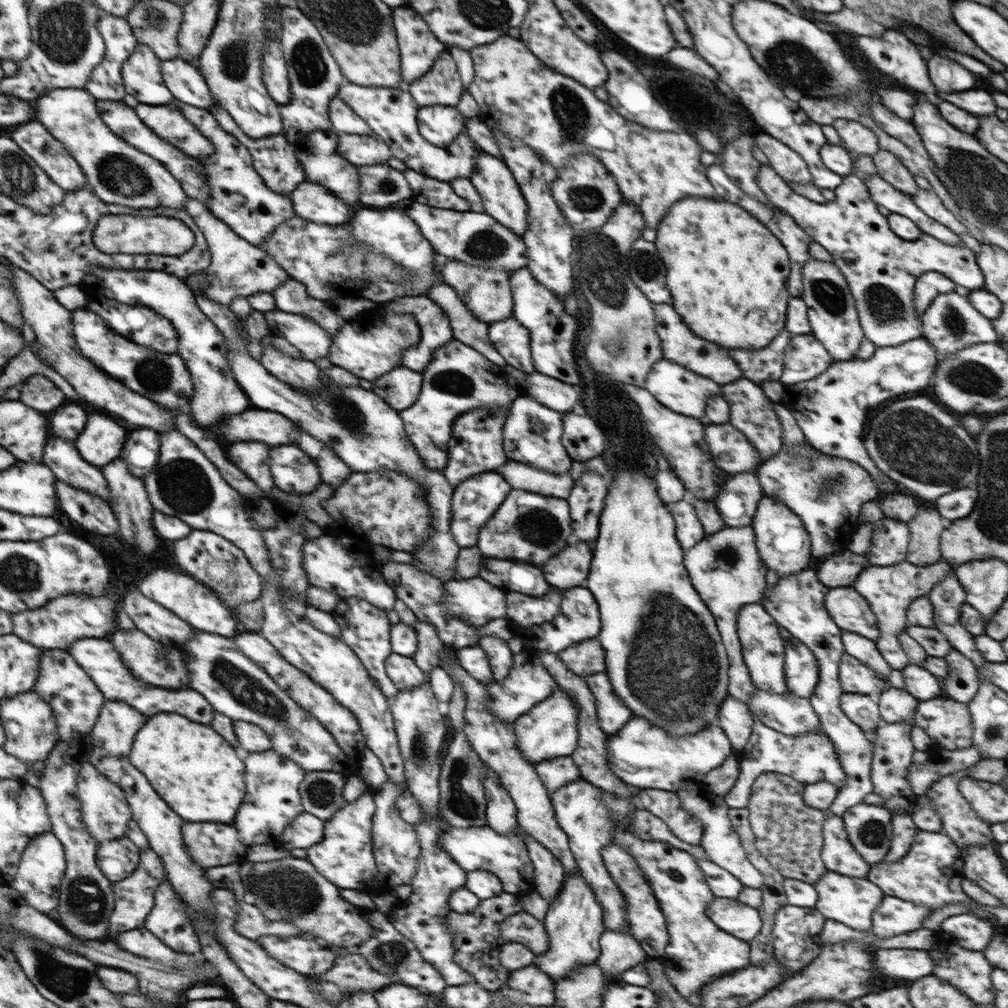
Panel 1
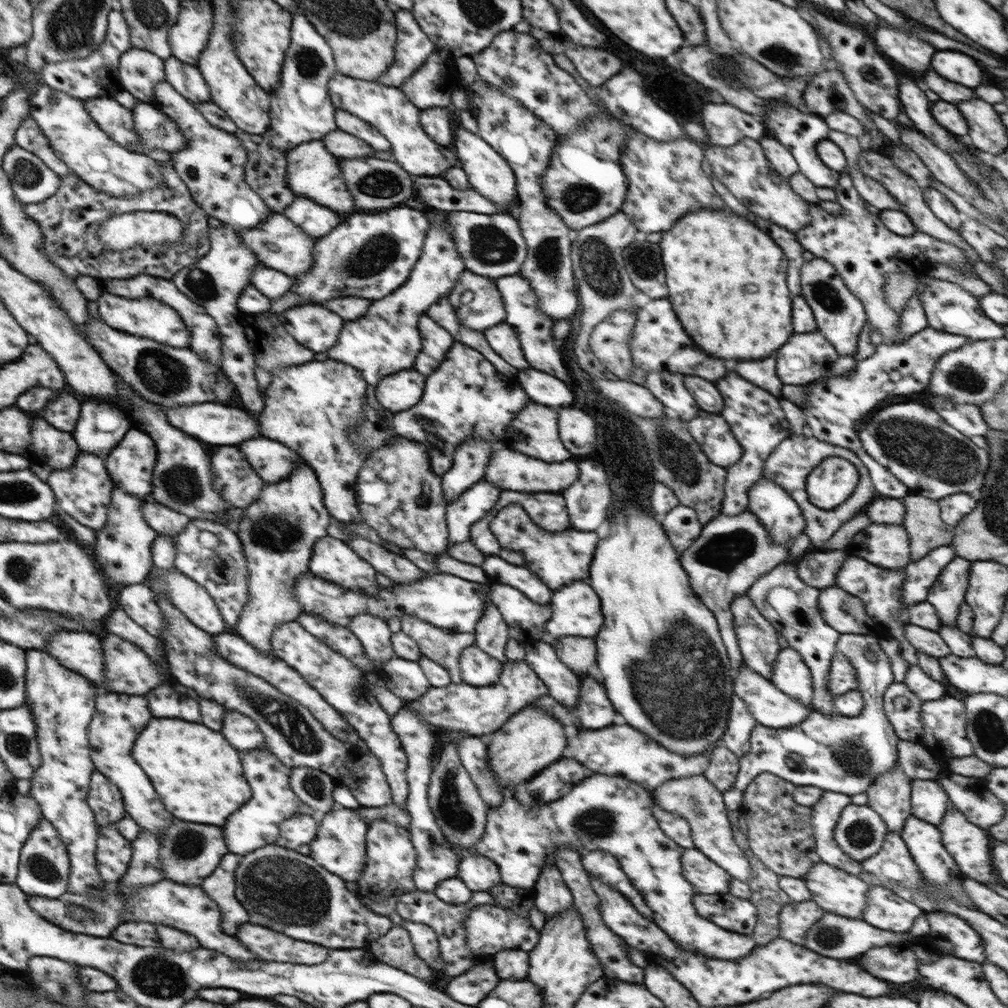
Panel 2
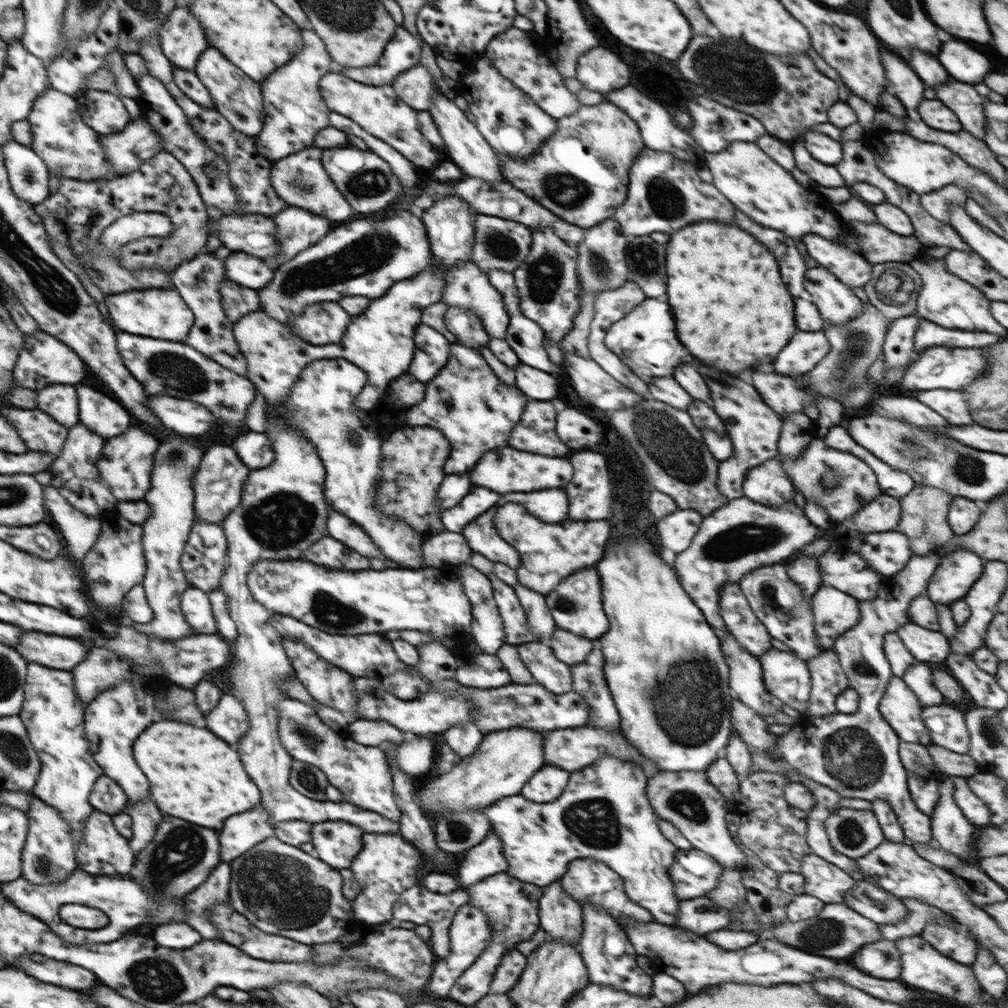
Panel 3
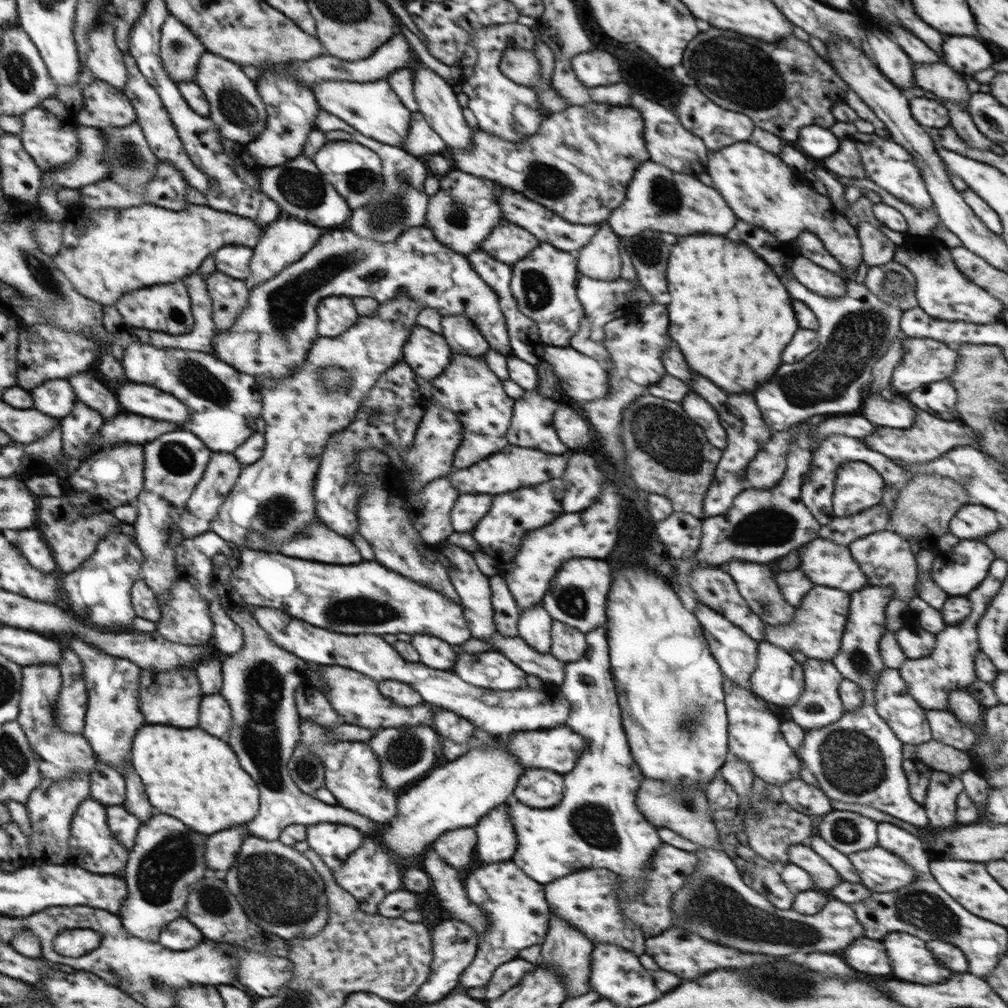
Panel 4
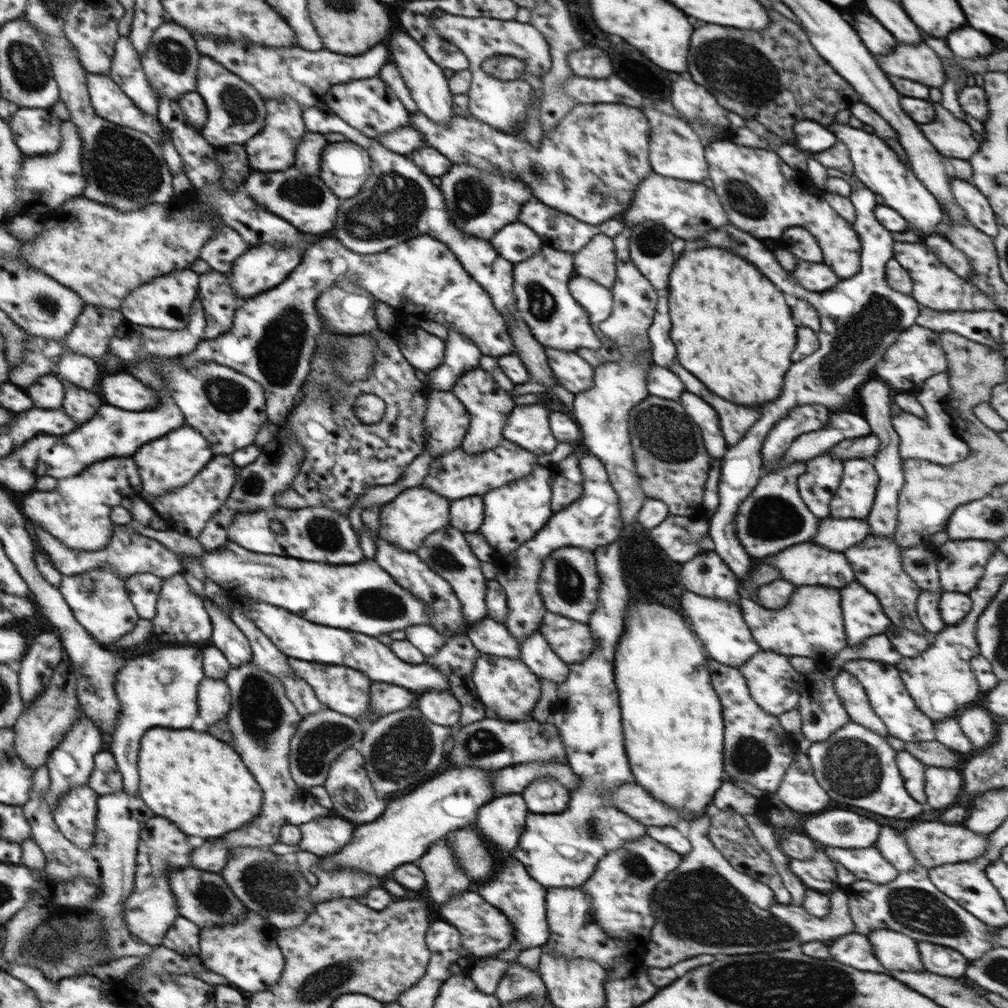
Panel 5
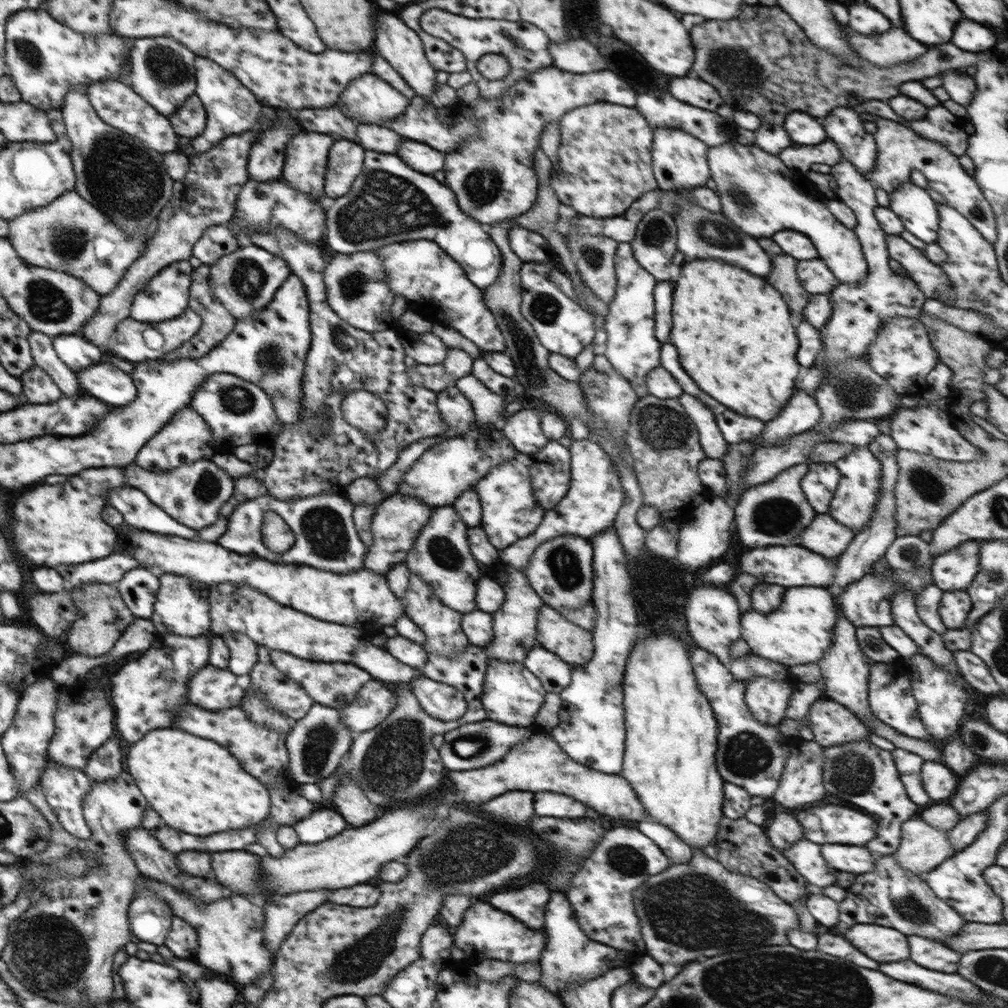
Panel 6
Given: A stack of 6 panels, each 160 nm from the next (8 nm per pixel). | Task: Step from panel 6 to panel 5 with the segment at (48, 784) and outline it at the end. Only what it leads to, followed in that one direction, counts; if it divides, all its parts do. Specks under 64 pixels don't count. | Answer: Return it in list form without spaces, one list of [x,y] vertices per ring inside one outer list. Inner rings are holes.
[[[87,784],[76,787],[67,792],[53,812],[60,832],[78,848],[88,849],[94,844],[97,795]]]

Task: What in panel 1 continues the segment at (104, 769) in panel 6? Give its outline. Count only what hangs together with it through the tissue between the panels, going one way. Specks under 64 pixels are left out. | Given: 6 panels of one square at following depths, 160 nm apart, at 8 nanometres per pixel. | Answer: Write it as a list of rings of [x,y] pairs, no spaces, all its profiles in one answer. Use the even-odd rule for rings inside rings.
[[[84,762],[80,769],[77,788],[80,802],[83,804],[84,824],[87,825],[88,832],[91,832],[99,844],[103,844],[107,840],[124,838],[133,815],[123,789],[101,773],[95,765],[88,762]]]

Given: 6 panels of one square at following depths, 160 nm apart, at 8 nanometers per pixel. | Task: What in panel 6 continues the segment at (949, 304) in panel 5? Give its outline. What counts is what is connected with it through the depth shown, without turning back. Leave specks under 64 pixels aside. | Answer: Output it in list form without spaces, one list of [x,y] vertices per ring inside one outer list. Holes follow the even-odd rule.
[[[888,235],[887,249],[890,258],[899,262],[908,276],[920,287],[927,299],[943,300],[951,297],[949,278],[938,264],[924,256],[922,250],[910,245],[900,235]]]

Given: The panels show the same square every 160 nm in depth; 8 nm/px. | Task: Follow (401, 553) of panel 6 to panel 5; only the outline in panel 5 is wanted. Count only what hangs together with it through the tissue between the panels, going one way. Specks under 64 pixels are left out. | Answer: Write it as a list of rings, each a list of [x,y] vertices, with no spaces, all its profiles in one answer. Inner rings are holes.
[[[426,487],[408,488],[408,490],[404,490],[402,494],[396,496],[394,500],[388,502],[380,509],[380,533],[390,544],[394,544],[396,548],[415,552],[423,544],[426,536],[451,524],[449,506],[450,501]]]

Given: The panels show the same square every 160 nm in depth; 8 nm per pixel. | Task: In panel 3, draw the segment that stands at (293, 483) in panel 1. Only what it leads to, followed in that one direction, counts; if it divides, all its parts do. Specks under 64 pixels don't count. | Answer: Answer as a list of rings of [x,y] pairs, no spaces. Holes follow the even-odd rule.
[[[246,432],[238,436],[230,446],[249,470],[266,468],[276,460],[274,448],[266,432]]]

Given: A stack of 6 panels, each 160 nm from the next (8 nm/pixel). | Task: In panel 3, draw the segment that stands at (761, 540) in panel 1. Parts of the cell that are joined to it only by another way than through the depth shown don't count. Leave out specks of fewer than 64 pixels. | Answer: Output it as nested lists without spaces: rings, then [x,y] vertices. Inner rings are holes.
[[[777,456],[749,471],[743,482],[743,494],[753,502],[768,508],[780,508],[782,504],[792,504],[795,490],[793,482],[782,470]]]

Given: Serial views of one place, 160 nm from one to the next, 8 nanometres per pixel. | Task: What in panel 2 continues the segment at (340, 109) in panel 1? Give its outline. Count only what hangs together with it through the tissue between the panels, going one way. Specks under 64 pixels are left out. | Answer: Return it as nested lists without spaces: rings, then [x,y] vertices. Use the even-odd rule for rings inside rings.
[[[337,109],[335,112],[335,123],[338,129],[361,138],[374,151],[391,152],[391,144],[388,142],[388,139],[383,134],[380,134],[372,125],[364,122],[364,120],[360,120],[357,116]]]

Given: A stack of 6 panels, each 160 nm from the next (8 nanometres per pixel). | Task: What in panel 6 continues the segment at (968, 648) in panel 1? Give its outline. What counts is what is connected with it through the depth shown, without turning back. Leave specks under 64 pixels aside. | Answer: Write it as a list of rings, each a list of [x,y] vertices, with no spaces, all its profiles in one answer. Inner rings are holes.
[[[968,541],[936,555],[931,566],[933,584],[943,591],[966,590],[979,571],[982,541]]]

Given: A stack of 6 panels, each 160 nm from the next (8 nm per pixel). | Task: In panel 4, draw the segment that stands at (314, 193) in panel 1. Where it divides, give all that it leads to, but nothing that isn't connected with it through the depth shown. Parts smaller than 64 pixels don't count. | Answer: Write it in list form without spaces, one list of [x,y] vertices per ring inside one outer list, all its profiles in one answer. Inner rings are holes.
[[[281,215],[276,222],[268,225],[264,234],[260,235],[259,243],[253,248],[253,255],[249,262],[252,280],[248,280],[248,284],[258,285],[274,278],[281,270],[298,262],[323,234],[322,228],[309,222]]]

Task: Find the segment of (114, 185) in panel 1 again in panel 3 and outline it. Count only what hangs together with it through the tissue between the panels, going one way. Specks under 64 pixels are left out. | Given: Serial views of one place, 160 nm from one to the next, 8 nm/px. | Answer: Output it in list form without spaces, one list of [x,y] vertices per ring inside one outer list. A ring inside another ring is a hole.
[[[50,88],[35,100],[27,121],[32,127],[31,148],[47,163],[52,174],[81,181],[107,181],[122,176],[111,168],[110,157],[103,148],[100,134],[86,123],[77,98]]]

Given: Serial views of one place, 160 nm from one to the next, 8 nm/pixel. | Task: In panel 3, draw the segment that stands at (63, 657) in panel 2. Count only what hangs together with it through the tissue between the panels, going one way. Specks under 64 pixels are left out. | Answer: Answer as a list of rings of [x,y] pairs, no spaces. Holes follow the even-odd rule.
[[[26,631],[14,648],[27,662],[68,671],[82,662],[91,650],[90,646],[86,646],[79,639],[36,631]]]

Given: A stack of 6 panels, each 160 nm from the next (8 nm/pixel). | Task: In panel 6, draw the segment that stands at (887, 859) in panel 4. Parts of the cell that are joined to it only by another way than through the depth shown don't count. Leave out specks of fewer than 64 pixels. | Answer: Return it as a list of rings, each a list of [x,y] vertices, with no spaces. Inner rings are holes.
[[[823,844],[821,846],[822,858],[837,871],[863,875],[874,870],[876,860],[864,846],[847,844]]]

